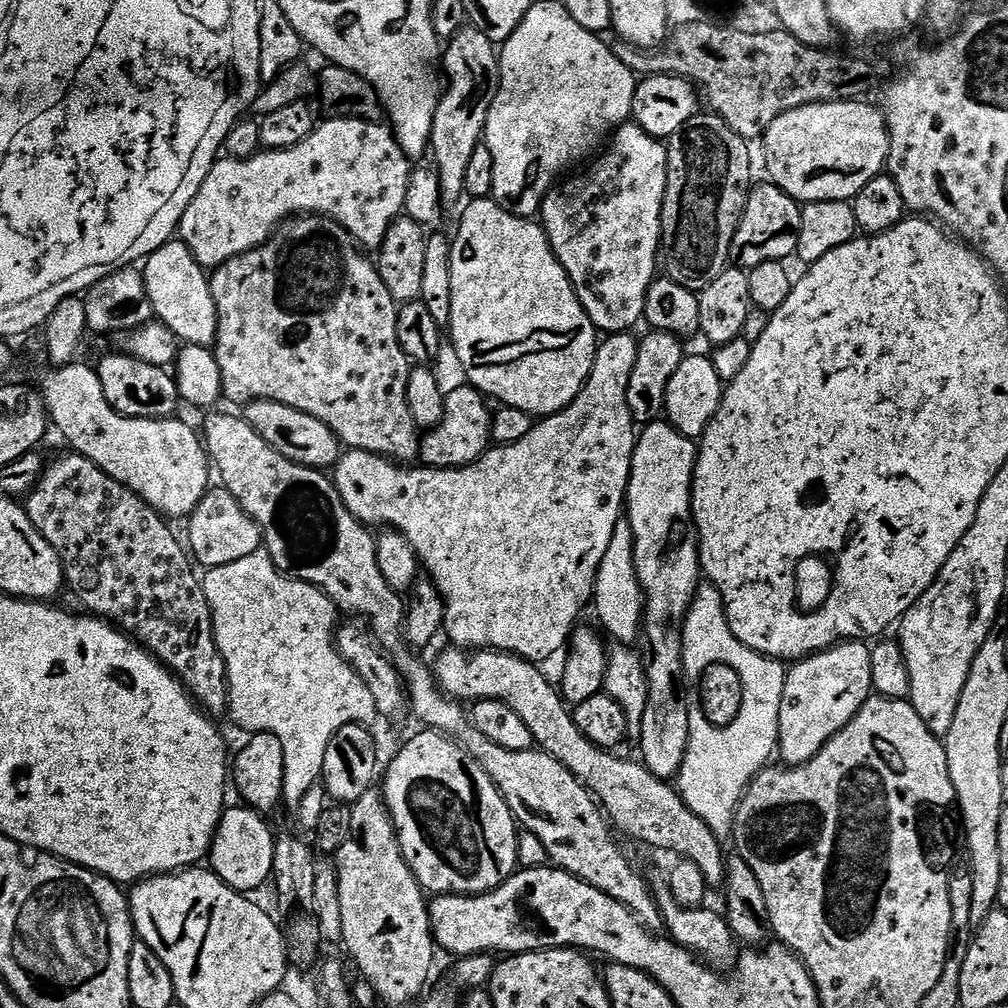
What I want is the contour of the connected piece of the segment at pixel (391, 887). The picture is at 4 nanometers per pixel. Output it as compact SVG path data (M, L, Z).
M379 791L362 794L362 798L351 805L348 821L350 830L338 853L340 877L336 880L336 900L340 903L340 928L344 931L344 944L353 962L360 967L359 975L367 980L377 997L381 996L388 1004L408 1004L420 991L423 993L429 987L432 963L438 953L436 937L432 935L430 900L408 865L404 851L400 849L400 839L396 836L388 803Z

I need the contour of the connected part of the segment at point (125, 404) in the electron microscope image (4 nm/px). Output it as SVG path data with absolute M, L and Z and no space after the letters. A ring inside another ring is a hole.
M127 354L104 356L95 365L98 378L102 382L102 394L115 412L134 418L166 420L177 415L176 407L181 407L180 391L175 375L168 368L159 368L150 362L142 362Z

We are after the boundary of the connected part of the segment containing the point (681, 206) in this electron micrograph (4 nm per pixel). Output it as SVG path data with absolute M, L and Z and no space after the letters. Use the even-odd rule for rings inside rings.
M701 115L698 122L689 124L667 141L668 181L660 219L663 275L678 282L678 286L697 294L706 290L706 286L710 286L710 282L714 282L714 278L718 278L718 274L729 267L734 234L740 225L748 194L754 187L752 156L748 153L749 141L730 130L722 117L707 115Z

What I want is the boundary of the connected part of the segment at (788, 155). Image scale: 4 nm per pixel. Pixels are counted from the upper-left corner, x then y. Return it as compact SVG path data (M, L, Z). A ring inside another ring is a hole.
M859 99L811 104L798 110L783 112L765 130L764 164L768 167L767 179L785 194L801 205L818 202L853 201L874 177L885 171L888 162L888 123L883 115L868 104L860 104Z

